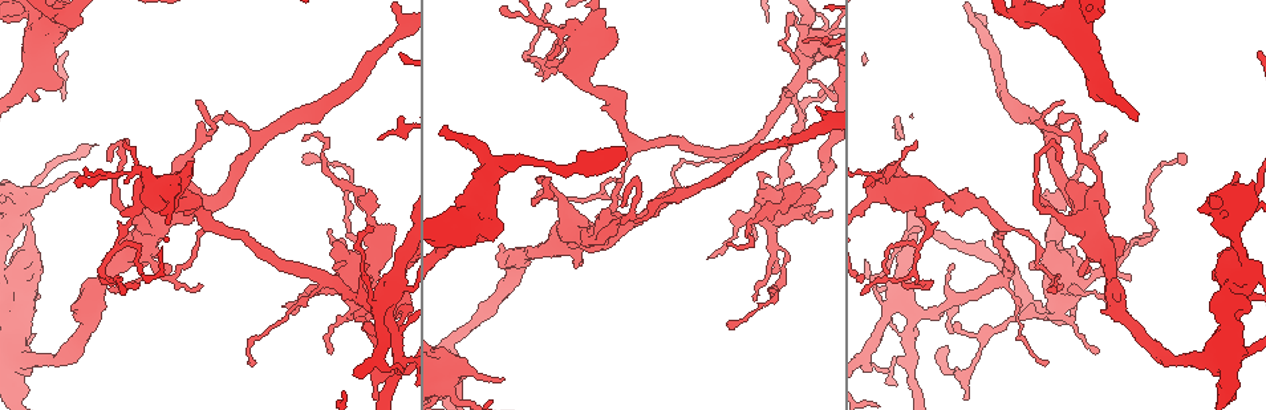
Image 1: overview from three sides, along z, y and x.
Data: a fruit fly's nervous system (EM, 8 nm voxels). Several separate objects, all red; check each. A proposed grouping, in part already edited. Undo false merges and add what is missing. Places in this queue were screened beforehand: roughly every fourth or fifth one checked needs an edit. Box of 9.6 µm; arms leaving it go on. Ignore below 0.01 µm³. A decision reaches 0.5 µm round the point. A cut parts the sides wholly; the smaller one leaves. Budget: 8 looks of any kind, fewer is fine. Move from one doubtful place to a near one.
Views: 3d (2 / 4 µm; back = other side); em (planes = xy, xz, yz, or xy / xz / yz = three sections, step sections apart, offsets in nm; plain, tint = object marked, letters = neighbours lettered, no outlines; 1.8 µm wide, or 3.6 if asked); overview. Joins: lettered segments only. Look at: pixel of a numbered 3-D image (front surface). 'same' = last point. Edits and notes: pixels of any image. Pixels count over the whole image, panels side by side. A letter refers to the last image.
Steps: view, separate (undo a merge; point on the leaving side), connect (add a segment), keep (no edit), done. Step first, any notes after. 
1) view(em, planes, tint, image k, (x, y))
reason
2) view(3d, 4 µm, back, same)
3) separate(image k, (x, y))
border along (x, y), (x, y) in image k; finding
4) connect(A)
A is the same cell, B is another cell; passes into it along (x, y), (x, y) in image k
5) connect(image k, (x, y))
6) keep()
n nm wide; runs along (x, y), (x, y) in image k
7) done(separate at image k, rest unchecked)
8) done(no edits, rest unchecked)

view(em, 3.6 µm, xz, step 4, letters, image 1, (1244, 204))
sharp bend

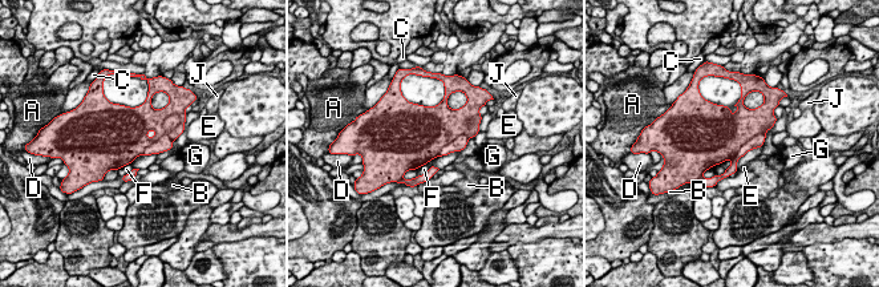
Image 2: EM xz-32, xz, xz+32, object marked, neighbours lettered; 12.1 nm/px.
separate(image 2, (150, 118))
A, B, C, D, E, F, G and J are other cells; border along (174, 113), (142, 153) in image 2; a second neuron is stuck on

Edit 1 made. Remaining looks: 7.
view(em, planes, letters, image 1, (769, 241))
arms part here

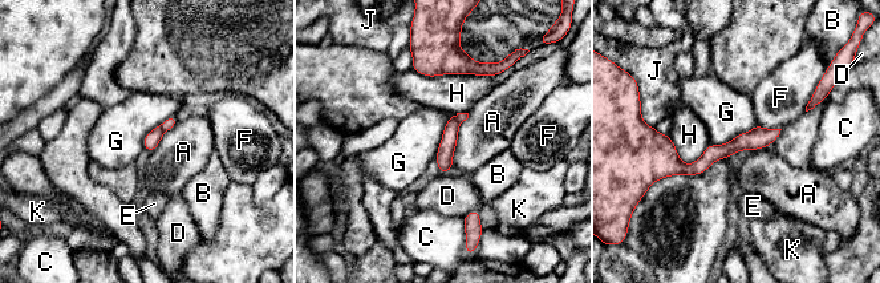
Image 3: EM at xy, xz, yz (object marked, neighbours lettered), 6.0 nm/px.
separate(image 3, (459, 117))
90 nm wide; A, B, C, D, E, F, G, H, J and K are other cells; two neurons meet here

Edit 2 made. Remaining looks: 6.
view(3d, 4 µm, image 1, (903, 301))
calibre changes

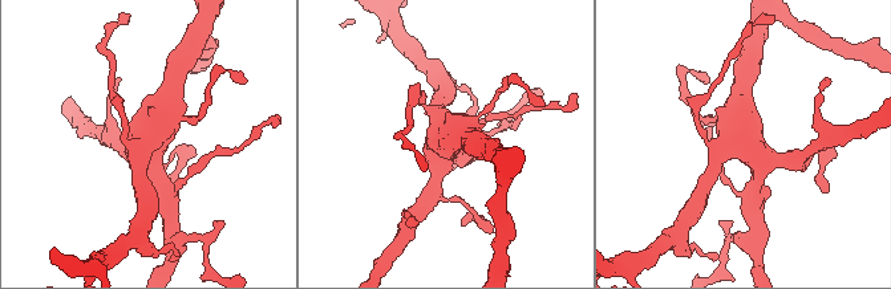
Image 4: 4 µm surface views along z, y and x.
view(em, 3.6 µm, planes, letters, image 4, (443, 141))

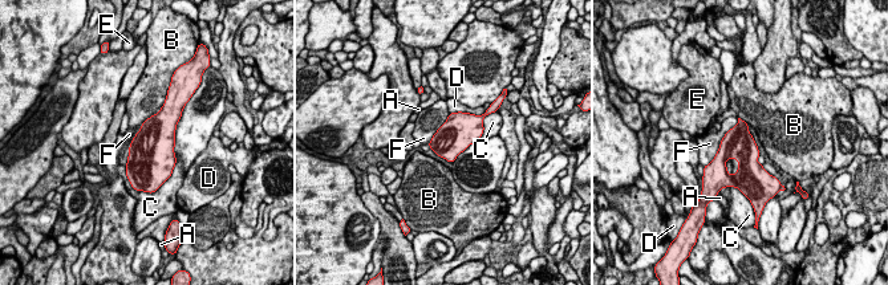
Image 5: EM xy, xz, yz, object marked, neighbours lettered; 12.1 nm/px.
keep()
A, B, C, D, E and F are other cells; border along (738, 118), (704, 166) in image 5; continuous, no second neuron

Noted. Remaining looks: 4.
done(separate at image 2, separate at image 3, rest unchecked)

